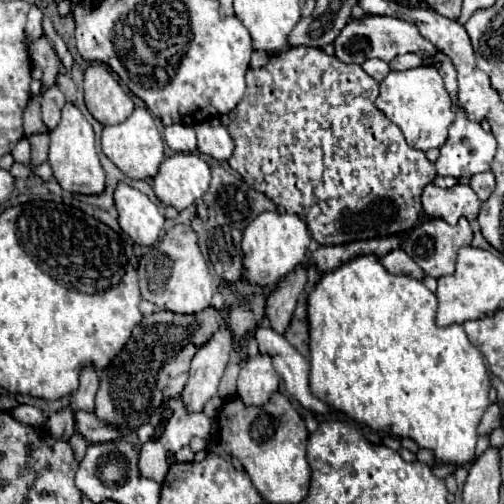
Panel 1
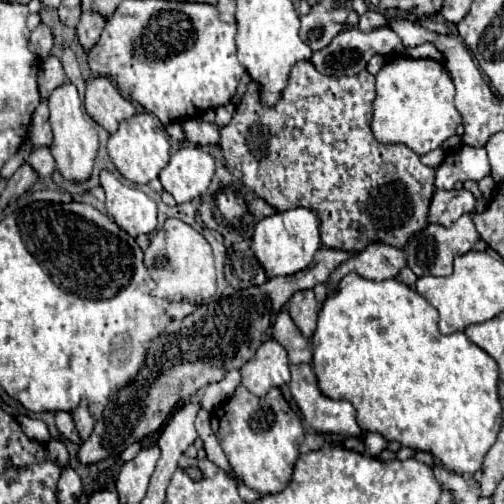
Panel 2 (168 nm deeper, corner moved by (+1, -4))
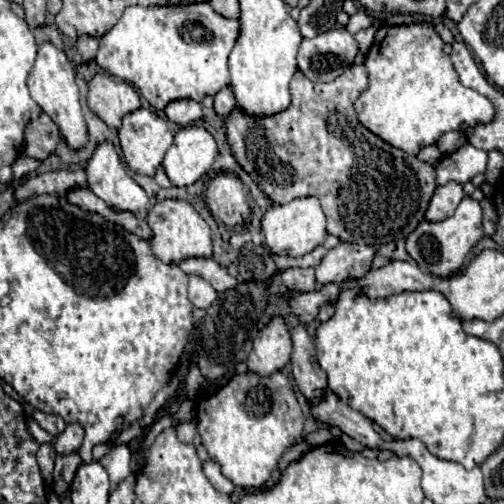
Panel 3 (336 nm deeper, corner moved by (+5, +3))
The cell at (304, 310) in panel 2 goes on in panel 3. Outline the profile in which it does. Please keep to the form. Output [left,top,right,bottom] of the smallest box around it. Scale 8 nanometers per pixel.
[282,267,316,291]

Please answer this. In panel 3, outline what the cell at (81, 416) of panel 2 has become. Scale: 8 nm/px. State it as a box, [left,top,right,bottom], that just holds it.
[54,423,84,455]

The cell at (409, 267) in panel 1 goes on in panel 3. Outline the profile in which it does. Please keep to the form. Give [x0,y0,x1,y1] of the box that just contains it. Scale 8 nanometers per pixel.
[316,243,374,285]

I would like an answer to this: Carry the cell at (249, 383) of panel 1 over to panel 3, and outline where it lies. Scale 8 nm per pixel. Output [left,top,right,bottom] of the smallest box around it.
[248,317,292,375]

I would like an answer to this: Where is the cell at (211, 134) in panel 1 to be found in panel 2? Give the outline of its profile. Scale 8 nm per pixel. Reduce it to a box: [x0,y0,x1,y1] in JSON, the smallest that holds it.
[184,118,220,146]

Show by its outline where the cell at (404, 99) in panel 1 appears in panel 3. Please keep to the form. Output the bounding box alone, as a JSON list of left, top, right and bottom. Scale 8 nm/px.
[354,21,494,155]

